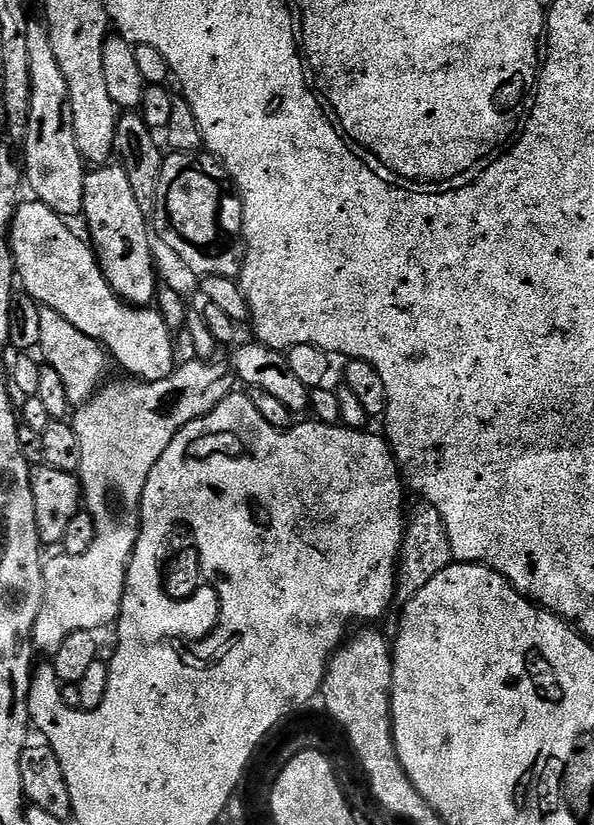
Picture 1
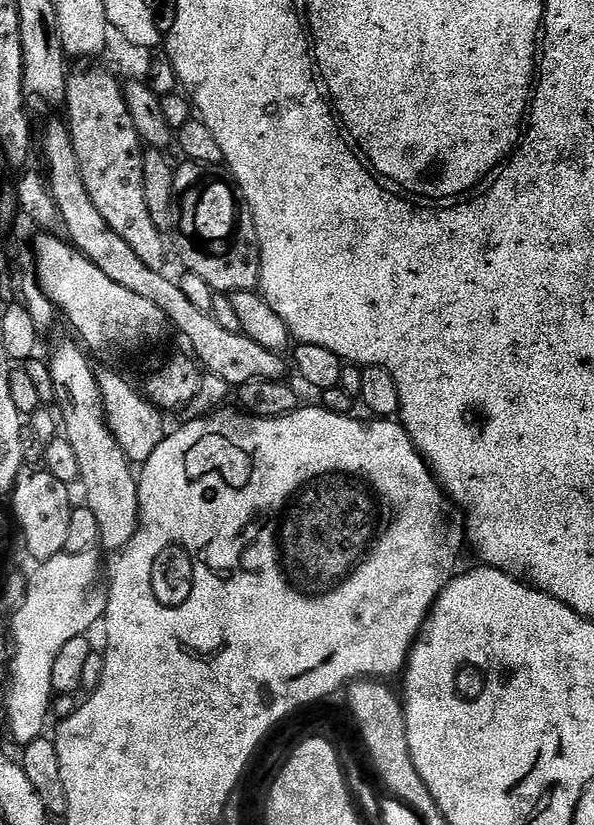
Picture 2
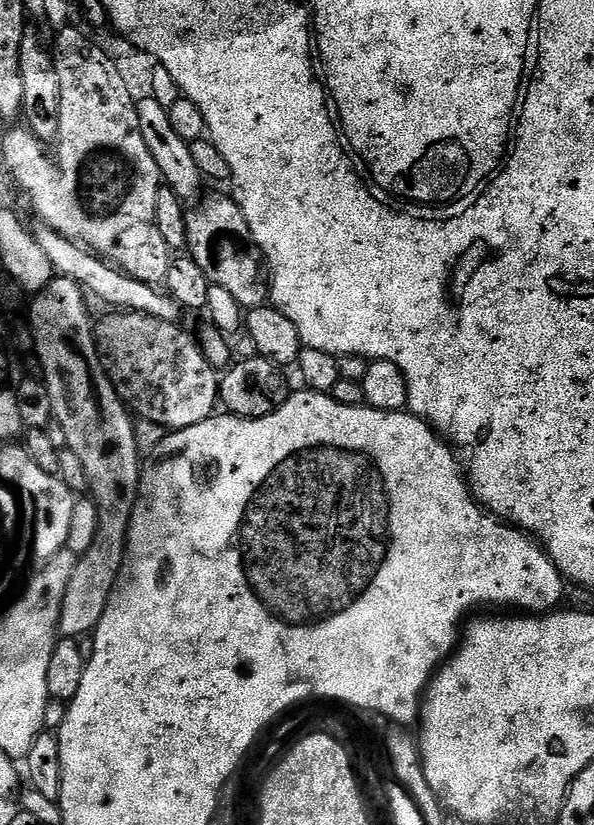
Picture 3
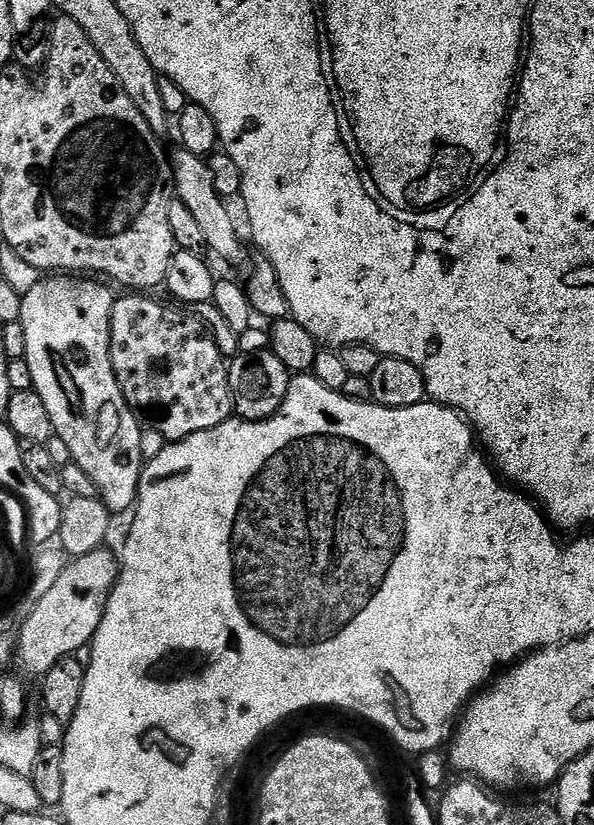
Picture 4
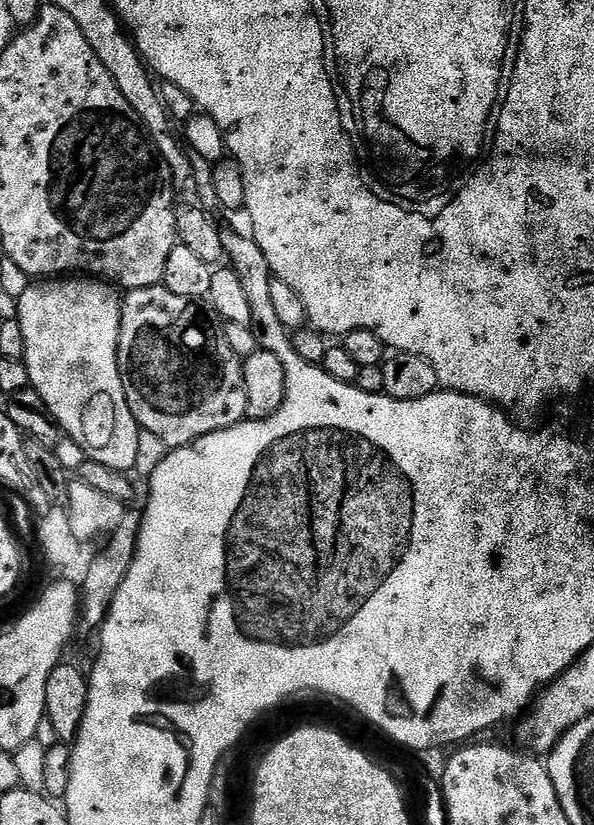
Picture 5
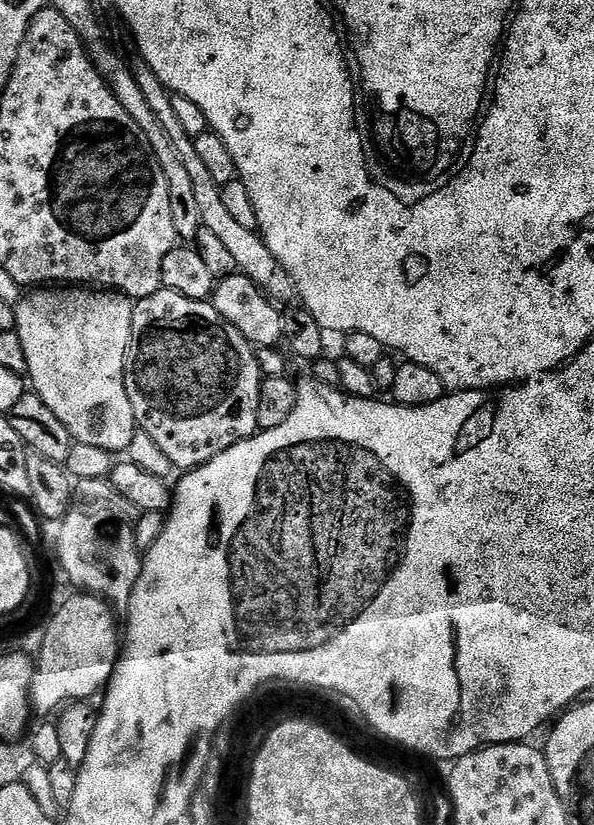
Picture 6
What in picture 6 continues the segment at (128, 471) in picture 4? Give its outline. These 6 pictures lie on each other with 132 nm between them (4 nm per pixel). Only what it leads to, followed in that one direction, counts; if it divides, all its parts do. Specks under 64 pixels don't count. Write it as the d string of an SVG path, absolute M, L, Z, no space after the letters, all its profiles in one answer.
M52 286L47 290L32 290L15 307L15 332L22 338L28 363L27 379L36 395L54 410L58 422L66 426L75 442L99 446L113 454L127 453L138 431L134 410L124 385L124 355L130 346L132 297L115 290L97 290L92 286Z

